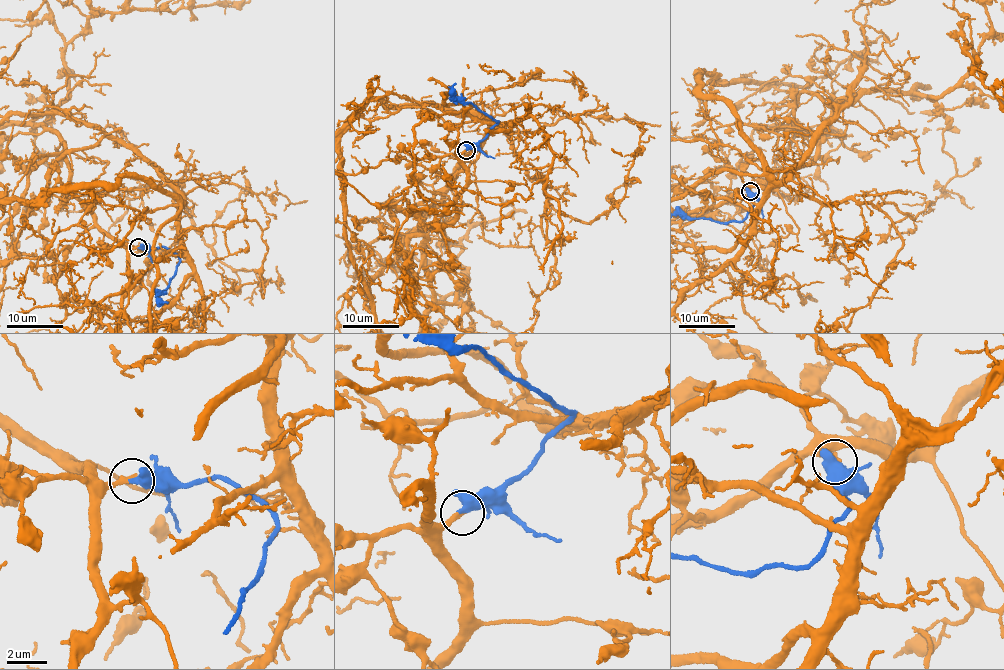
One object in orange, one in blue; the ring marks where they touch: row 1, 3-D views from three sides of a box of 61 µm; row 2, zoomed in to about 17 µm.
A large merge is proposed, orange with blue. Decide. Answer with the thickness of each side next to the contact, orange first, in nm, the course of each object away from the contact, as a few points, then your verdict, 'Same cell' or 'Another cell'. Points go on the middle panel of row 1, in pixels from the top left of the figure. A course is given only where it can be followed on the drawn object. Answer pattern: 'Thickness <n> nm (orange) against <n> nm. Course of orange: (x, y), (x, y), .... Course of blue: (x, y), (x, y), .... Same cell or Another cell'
Thickness 280 nm (orange) against 400 nm. Course of orange: (466, 150), (430, 114), (464, 110), (496, 122), (444, 102), (472, 62), (469, 77), (373, 117). Course of blue: (467, 150), (498, 121), (471, 103), (464, 104), (454, 96), (453, 88), (456, 83). Same cell

